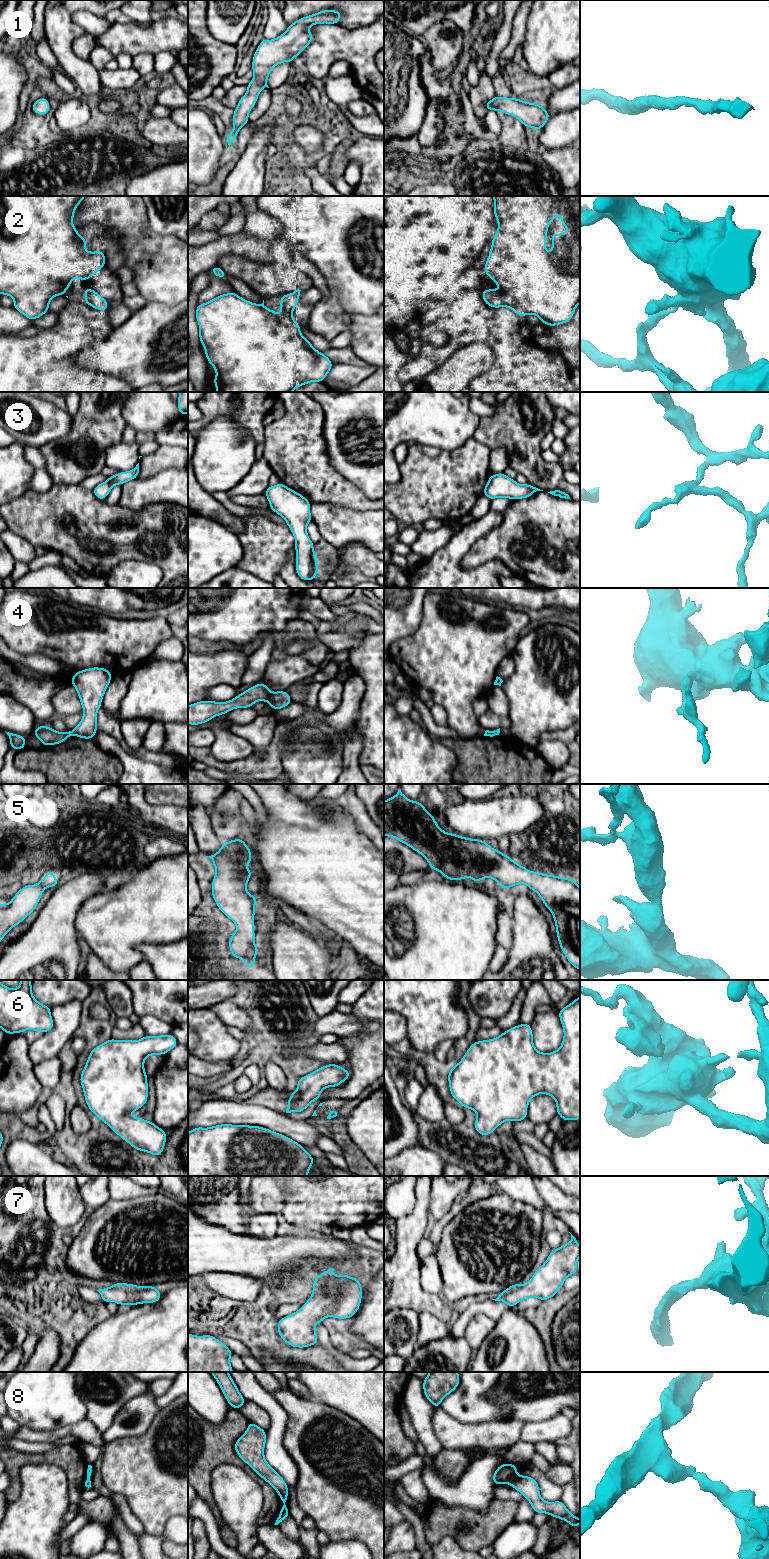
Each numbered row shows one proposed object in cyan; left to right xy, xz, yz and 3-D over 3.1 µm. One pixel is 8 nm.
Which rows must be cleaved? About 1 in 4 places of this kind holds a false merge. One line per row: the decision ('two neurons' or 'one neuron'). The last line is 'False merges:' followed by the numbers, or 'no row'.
1: one neuron
2: one neuron
3: one neuron
4: two neurons
5: one neuron
6: one neuron
7: one neuron
8: two neurons
False merges: 4, 8

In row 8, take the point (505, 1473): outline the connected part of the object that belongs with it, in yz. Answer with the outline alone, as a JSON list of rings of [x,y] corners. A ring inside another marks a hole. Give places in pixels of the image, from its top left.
[[[501,1464],[493,1474],[492,1480],[494,1484],[510,1484],[517,1477],[517,1467],[514,1464]]]

